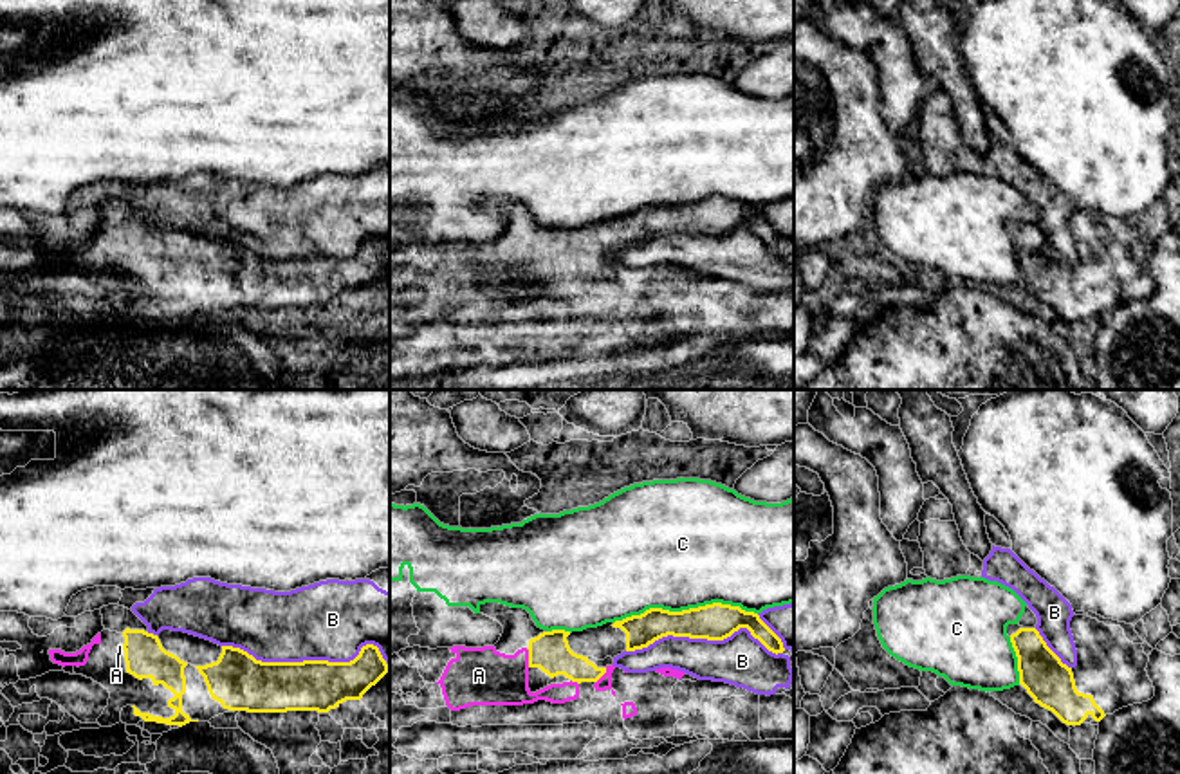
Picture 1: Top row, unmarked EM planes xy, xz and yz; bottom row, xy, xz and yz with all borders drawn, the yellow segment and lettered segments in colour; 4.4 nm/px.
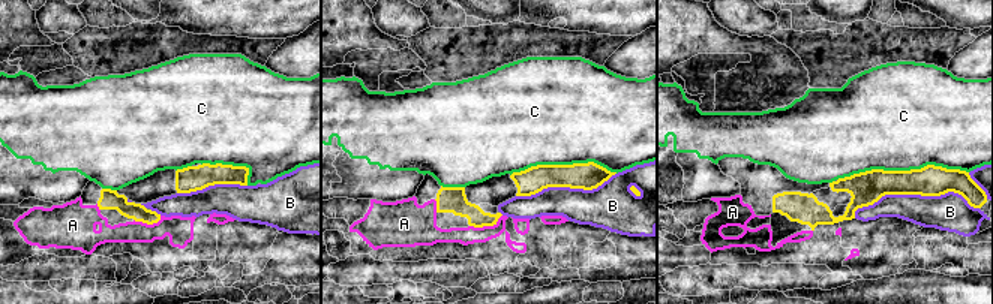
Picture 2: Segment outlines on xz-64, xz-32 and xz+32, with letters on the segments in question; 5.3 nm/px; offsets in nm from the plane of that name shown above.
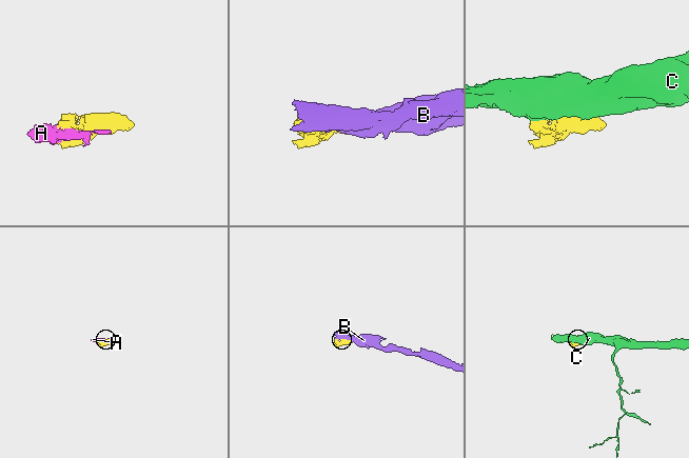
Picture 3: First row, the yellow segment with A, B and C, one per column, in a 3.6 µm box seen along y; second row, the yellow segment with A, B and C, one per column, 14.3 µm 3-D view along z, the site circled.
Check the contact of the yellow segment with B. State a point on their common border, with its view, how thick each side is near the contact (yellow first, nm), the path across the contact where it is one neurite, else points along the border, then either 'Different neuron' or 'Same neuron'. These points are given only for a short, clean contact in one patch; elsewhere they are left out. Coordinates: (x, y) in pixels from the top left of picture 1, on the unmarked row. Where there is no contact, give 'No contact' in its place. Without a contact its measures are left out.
Touches yellow at xy (307, 257). Thickness 220 nm (yellow) against 360 nm. Different neuron

